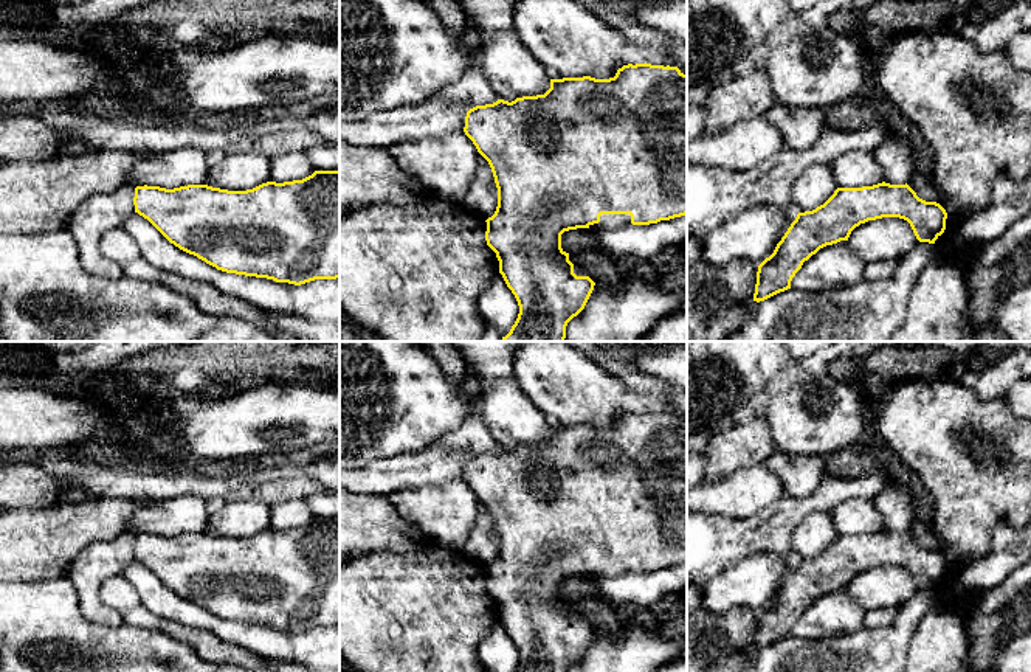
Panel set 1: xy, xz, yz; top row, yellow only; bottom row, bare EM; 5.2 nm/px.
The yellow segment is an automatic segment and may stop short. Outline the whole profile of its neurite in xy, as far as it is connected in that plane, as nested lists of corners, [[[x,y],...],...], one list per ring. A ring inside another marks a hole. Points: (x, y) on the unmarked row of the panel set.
[[[315,518],[302,528],[267,529],[247,539],[228,539],[208,532],[188,532],[174,537],[147,532],[135,535],[127,531],[113,540],[90,545],[81,551],[65,573],[65,577],[76,588],[81,611],[88,621],[113,629],[124,624],[121,613],[99,599],[99,587],[104,580],[122,574],[133,560],[147,566],[180,598],[226,621],[267,625],[295,633],[315,627],[340,625],[340,518]]]

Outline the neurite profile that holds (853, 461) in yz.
[[[865,442],[845,447],[825,458],[826,475],[837,478],[857,478],[870,475],[879,466]]]

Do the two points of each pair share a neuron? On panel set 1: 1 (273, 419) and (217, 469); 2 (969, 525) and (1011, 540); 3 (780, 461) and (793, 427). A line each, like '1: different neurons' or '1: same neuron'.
1: different neurons
2: different neurons
3: different neurons

